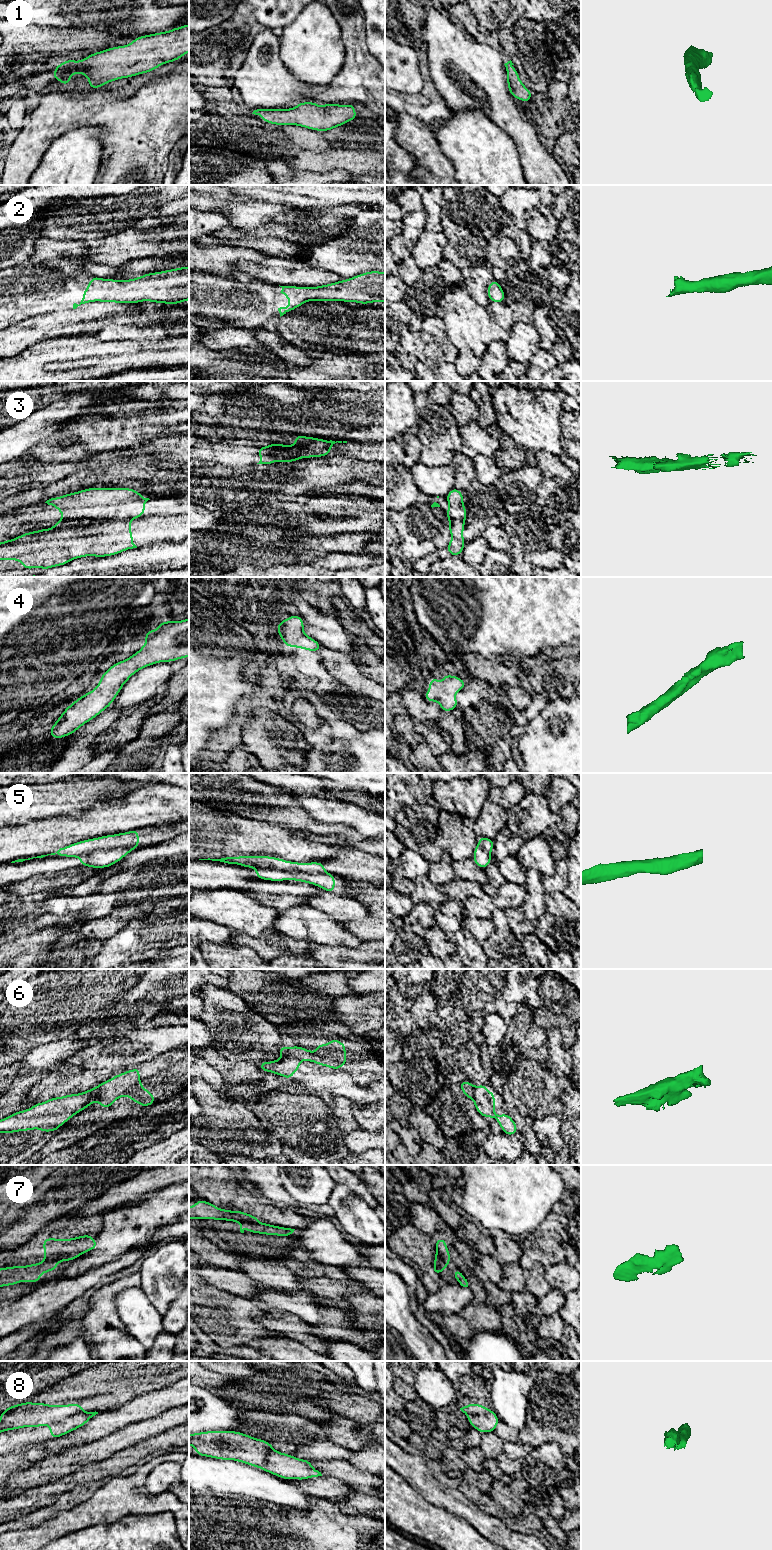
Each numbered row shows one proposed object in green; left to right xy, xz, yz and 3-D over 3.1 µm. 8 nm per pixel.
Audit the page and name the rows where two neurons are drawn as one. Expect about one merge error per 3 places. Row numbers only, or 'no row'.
3, 6, 8

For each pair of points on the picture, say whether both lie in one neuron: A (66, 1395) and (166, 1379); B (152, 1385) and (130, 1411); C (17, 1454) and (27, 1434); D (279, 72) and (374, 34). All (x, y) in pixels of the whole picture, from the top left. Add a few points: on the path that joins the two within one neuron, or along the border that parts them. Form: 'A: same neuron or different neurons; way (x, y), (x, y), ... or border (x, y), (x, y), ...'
A: same neuron; way (91, 1390), (104, 1388), (121, 1379), (141, 1379)
B: different neurons; border (169, 1384), (158, 1389), (145, 1391), (136, 1396)
C: different neurons; border (31, 1445), (22, 1445), (10, 1451)
D: different neurons; border (364, 26), (365, 42), (368, 51), (374, 57)

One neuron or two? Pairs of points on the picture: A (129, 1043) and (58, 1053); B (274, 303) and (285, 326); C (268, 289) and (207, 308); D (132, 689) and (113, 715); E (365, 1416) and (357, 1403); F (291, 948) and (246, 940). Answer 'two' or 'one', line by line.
A: two
B: two
C: one
D: two
E: one
F: one

